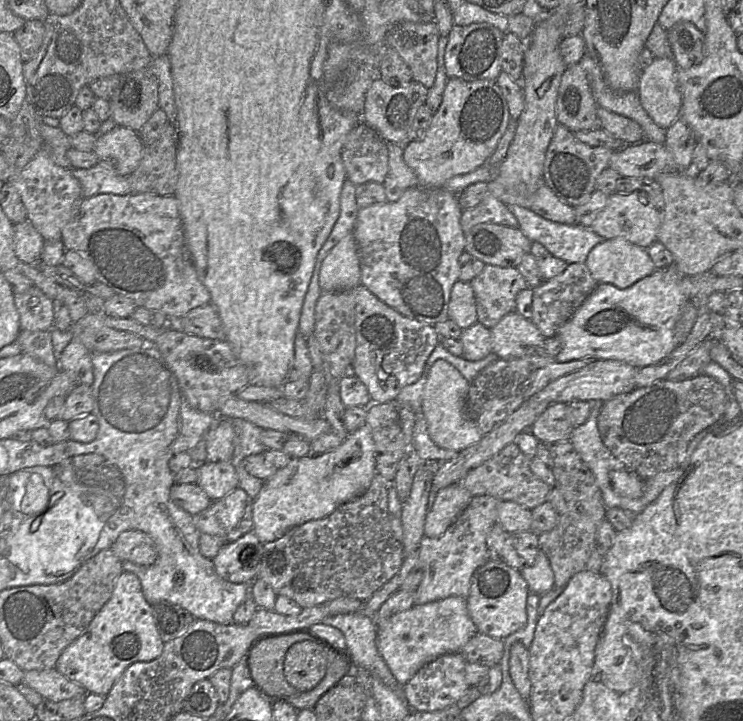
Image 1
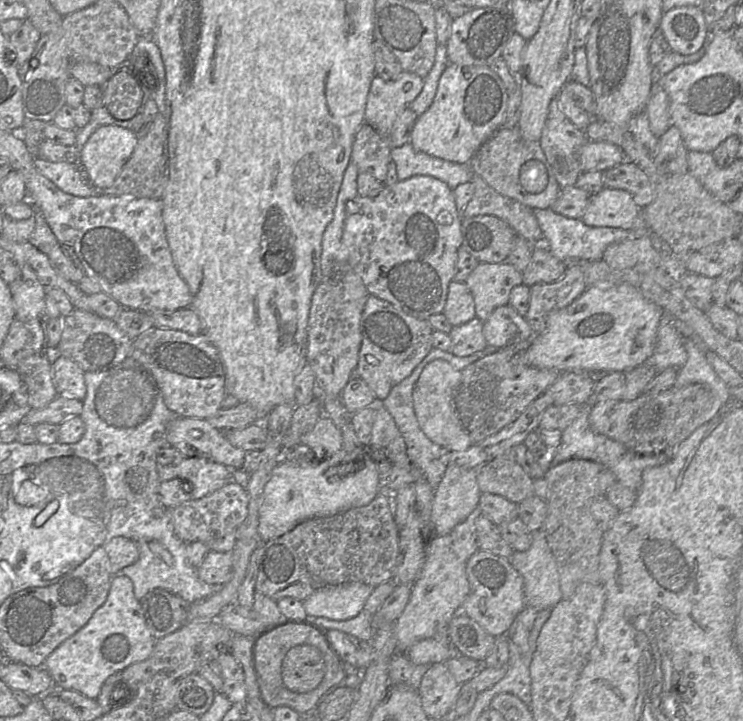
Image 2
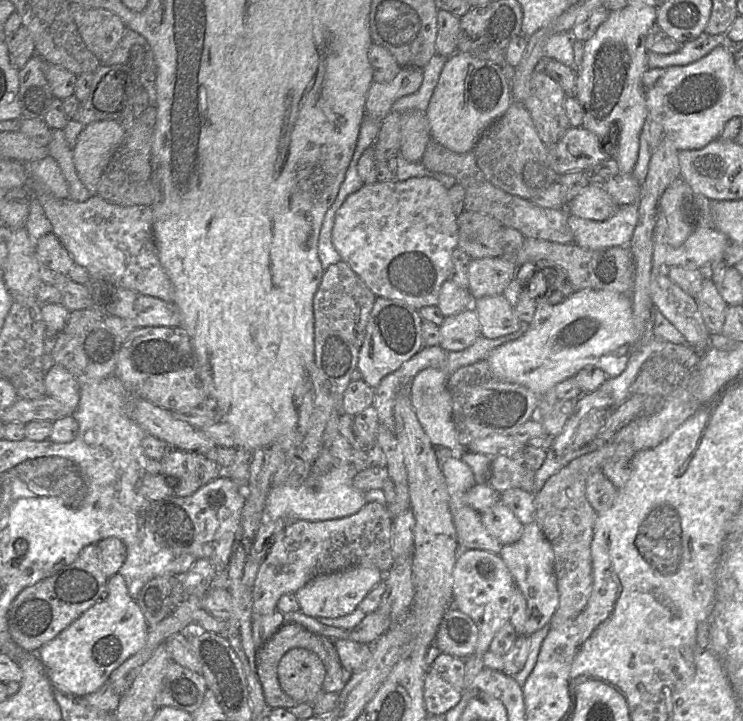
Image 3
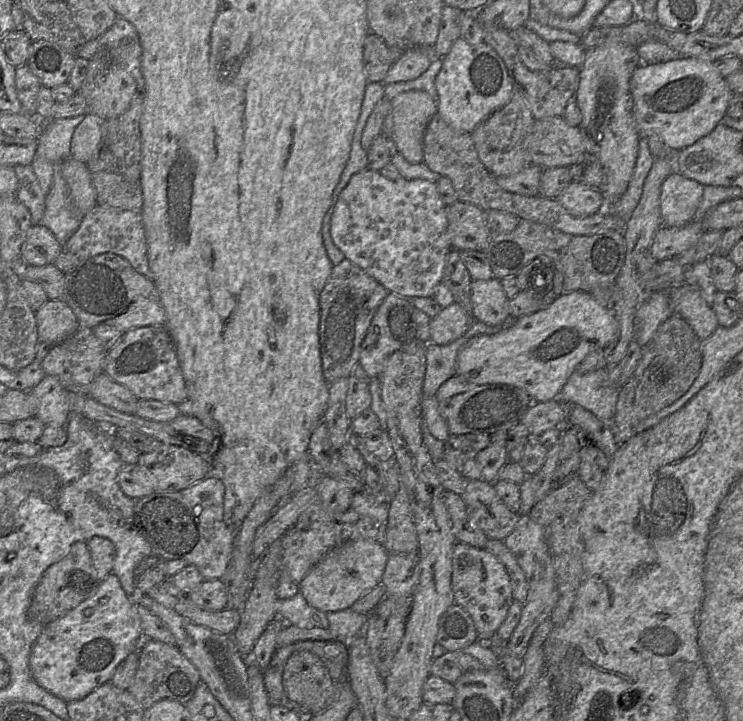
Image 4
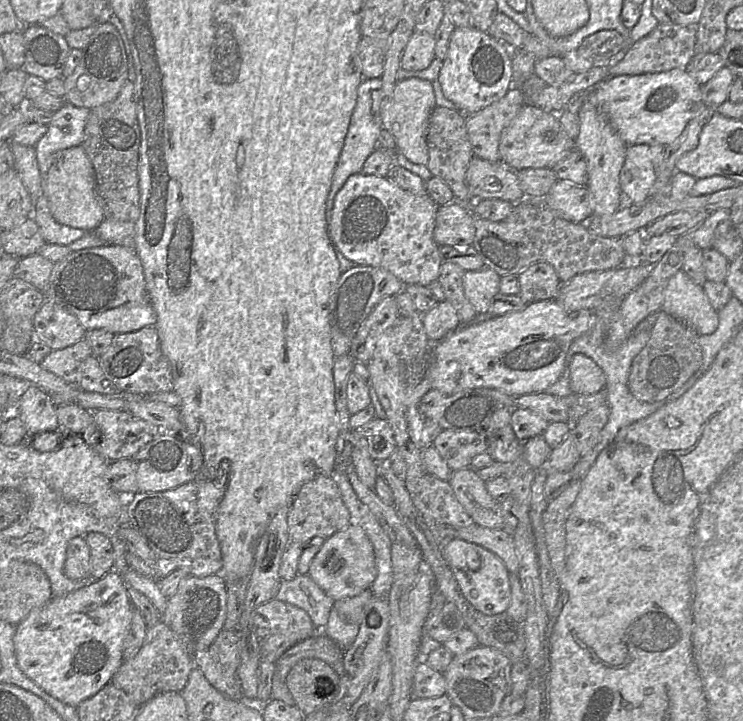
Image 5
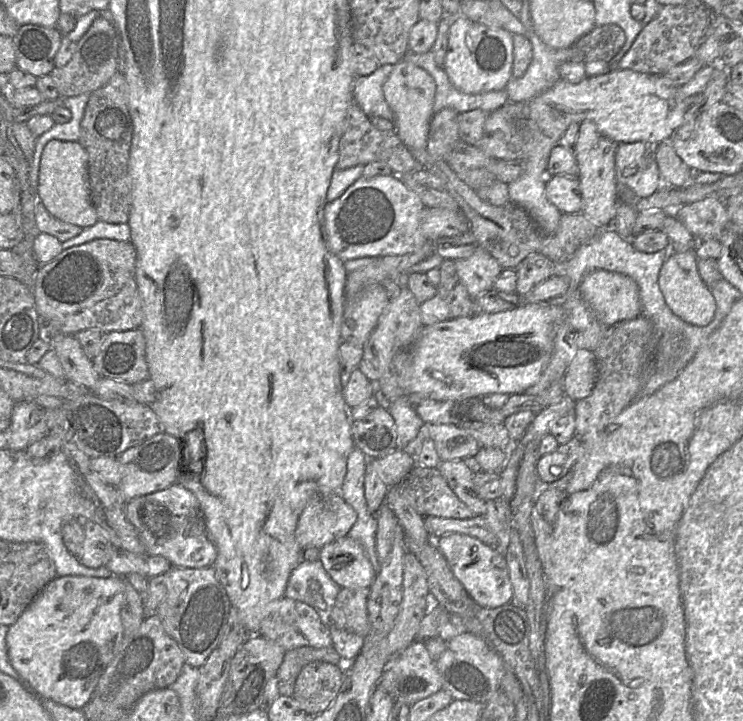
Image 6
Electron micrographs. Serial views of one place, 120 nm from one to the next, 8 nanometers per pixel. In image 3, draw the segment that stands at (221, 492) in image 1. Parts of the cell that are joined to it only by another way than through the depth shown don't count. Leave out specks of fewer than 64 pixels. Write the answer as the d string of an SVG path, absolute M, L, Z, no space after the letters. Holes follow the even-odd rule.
M171 449L159 462L161 464L160 474L178 480L173 489L174 495L179 497L193 494L200 487L221 475L221 467L217 463L195 452Z

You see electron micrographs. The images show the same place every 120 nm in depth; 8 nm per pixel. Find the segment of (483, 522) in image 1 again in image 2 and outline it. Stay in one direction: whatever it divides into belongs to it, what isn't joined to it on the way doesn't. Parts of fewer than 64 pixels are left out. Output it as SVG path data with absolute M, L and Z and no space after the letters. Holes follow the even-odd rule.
M477 506L449 534L426 543L424 562L412 585L409 601L394 624L397 653L403 654L418 641L434 637L440 629L448 628L452 617L461 612L461 606L469 593L466 563L479 551L475 522L481 514Z

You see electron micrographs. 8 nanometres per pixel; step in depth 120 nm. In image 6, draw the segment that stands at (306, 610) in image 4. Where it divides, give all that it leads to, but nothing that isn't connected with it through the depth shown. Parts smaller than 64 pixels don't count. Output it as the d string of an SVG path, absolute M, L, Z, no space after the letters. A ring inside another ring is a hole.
M319 559L301 561L291 572L284 596L311 606L321 622L329 626L341 587L328 575Z

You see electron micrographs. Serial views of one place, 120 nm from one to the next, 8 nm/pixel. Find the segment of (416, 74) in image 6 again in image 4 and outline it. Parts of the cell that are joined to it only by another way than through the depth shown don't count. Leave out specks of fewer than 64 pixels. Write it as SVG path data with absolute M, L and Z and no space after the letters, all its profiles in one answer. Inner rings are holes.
M421 90L400 93L390 101L390 112L382 122L381 133L394 141L397 152L406 161L412 164L422 163L424 132L435 113L437 113L436 104L428 93Z

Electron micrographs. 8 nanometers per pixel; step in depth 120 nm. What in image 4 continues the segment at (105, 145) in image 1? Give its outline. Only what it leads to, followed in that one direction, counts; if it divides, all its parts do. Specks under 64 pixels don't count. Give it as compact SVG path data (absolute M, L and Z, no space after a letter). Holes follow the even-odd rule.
M87 114L75 128L71 139L71 158L87 164L98 155L102 141L104 119Z

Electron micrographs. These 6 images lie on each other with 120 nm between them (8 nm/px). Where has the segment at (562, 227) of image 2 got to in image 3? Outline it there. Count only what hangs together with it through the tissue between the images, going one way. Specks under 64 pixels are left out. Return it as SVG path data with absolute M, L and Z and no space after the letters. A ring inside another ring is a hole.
M637 203L619 206L617 212L604 221L568 214L568 226L573 233L573 243L591 250L613 246L629 247L637 220Z

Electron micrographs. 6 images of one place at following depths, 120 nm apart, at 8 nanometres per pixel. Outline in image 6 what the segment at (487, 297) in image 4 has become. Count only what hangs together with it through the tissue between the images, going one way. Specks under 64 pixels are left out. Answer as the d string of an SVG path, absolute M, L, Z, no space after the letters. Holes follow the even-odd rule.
M477 246L472 255L454 261L456 271L472 299L494 288L502 267L484 248Z

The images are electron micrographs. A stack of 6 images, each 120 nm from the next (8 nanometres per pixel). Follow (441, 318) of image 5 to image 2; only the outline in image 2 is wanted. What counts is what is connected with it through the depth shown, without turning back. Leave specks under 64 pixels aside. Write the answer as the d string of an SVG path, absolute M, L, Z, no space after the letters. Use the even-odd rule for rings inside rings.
M477 316L470 321L453 326L448 335L451 338L451 353L459 357L473 355L486 348L483 322Z

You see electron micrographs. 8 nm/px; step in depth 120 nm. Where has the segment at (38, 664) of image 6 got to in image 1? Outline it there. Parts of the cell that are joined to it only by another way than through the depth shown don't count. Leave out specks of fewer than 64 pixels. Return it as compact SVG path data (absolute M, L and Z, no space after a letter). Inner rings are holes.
M123 572L115 582L111 598L96 614L87 631L64 649L55 669L83 686L88 693L107 695L130 665L157 659L163 648L153 606L146 601L139 578Z

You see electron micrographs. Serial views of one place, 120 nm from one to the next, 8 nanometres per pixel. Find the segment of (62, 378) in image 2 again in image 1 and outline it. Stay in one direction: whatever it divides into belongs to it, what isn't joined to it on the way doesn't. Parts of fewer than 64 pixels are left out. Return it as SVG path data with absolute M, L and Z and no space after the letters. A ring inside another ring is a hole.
M72 340L68 344L58 358L58 366L76 385L91 386L93 384L92 352L81 342Z

